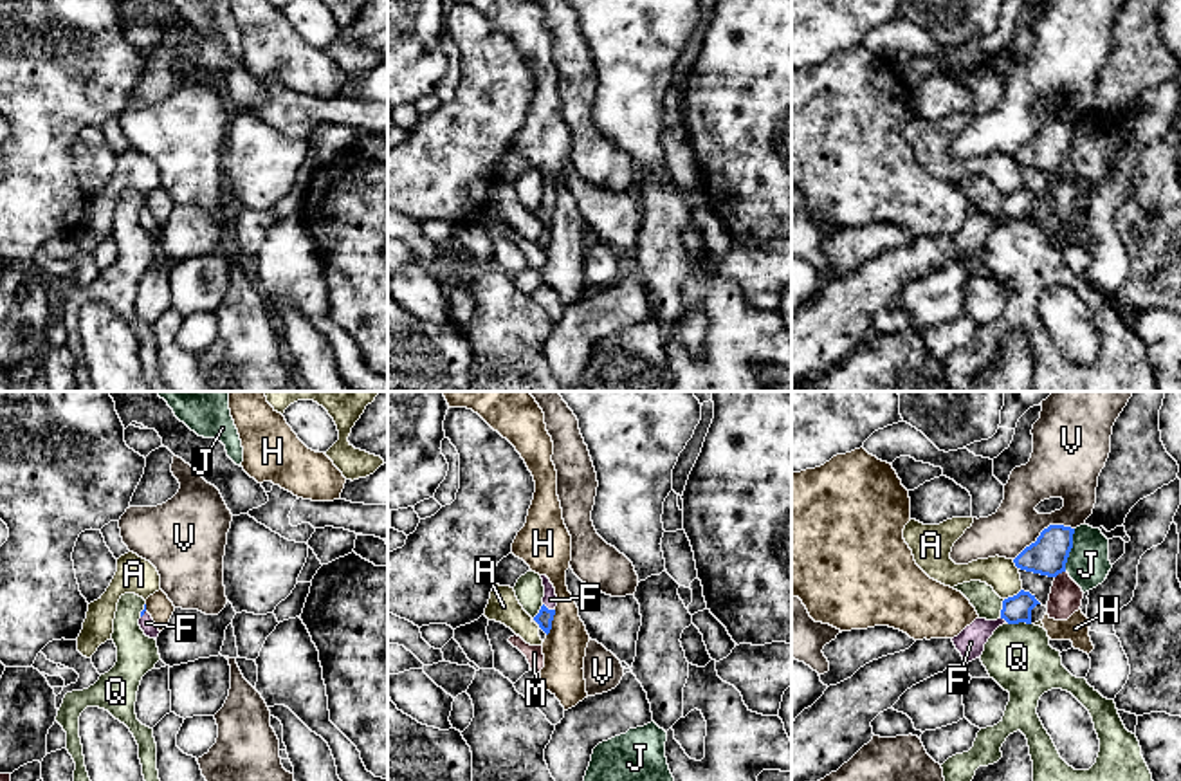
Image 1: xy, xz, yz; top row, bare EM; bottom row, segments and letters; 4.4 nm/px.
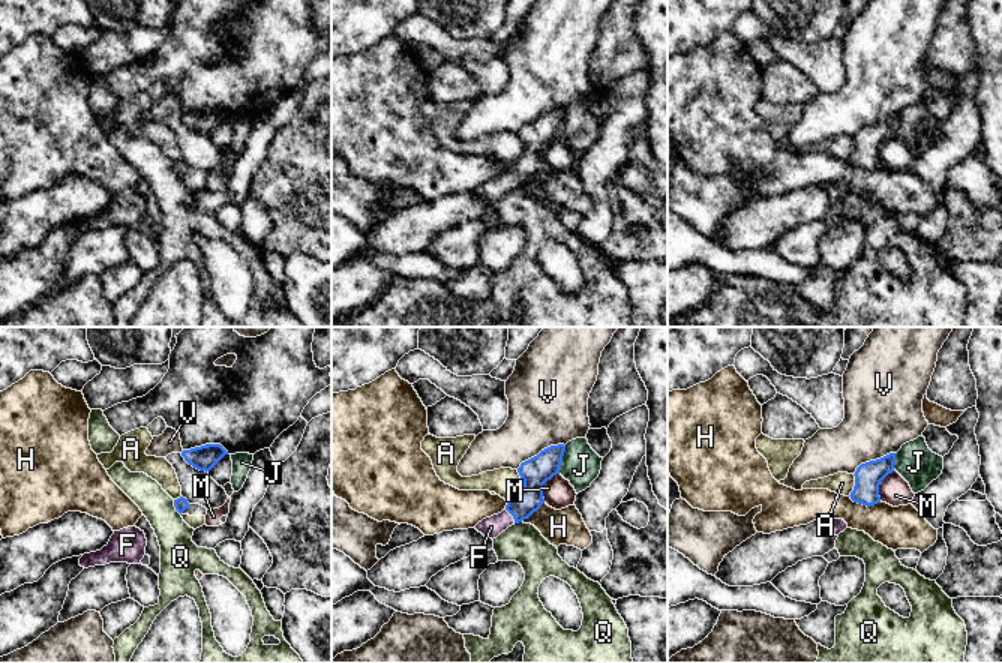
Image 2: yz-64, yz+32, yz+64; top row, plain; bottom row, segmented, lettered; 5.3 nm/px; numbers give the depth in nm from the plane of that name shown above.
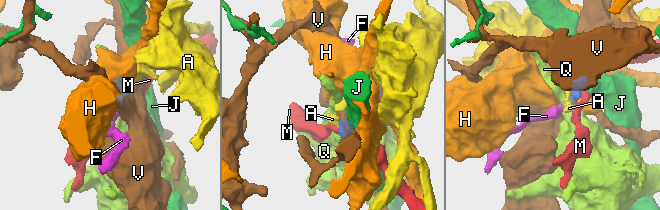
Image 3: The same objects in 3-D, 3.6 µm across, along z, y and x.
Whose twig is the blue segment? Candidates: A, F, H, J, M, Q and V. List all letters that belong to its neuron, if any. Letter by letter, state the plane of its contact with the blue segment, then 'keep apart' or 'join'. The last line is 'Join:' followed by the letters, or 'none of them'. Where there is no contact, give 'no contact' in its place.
A: yz | keep apart
F: xz | join
H: xz | keep apart
J: yz | keep apart
M: yz | keep apart
Q: yz | keep apart
V: yz | keep apart
Join: F

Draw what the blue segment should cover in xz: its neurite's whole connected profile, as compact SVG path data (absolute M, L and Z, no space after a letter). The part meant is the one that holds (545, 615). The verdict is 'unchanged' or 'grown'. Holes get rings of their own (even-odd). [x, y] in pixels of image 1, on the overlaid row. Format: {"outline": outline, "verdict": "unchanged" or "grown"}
{"outline": "M541 575L541 579L543 579L543 586L545 586L545 597L543 597L543 606L541 606L539 613L534 617L534 620L548 635L552 629L554 615L555 615L557 595L555 595L555 588L550 583L550 579L546 575Z", "verdict": "grown"}

